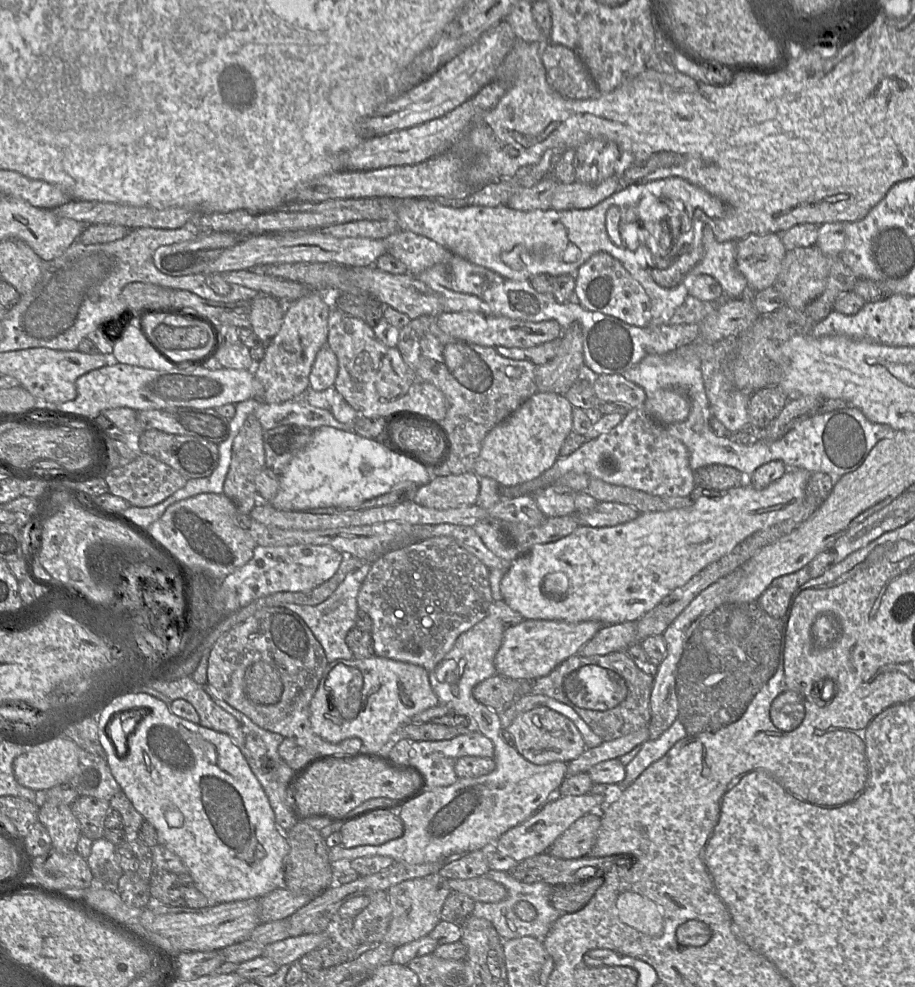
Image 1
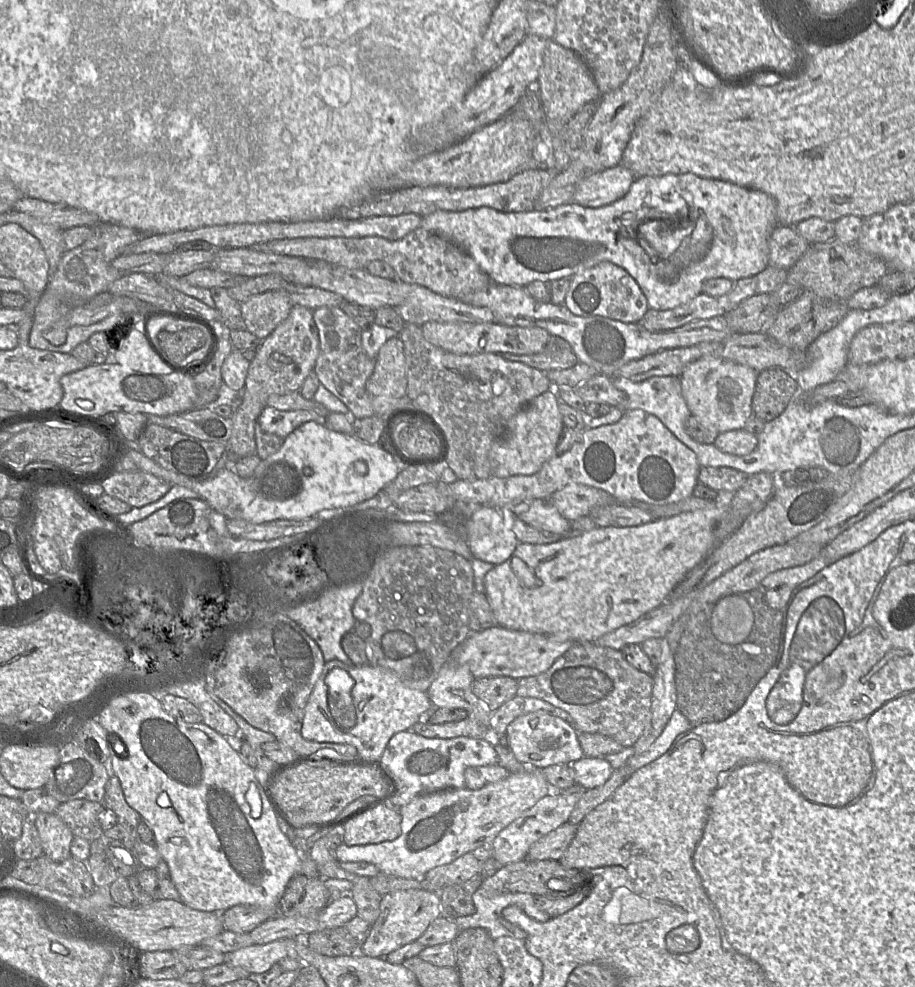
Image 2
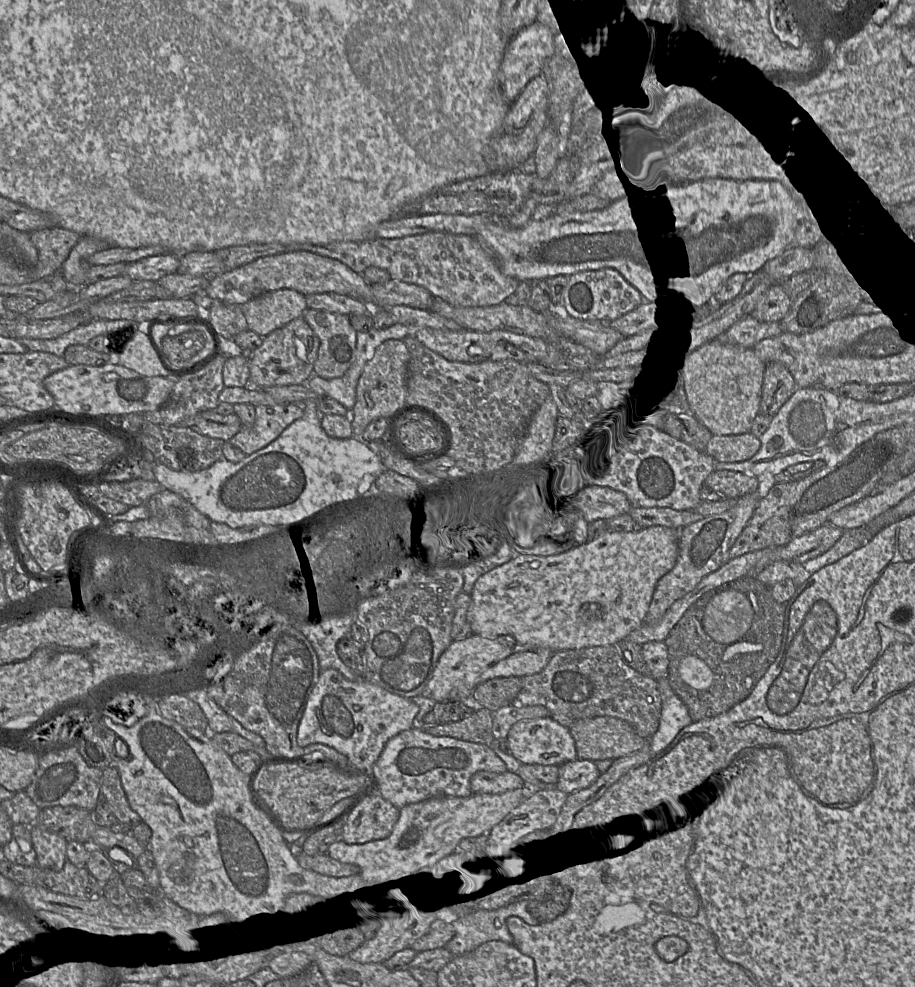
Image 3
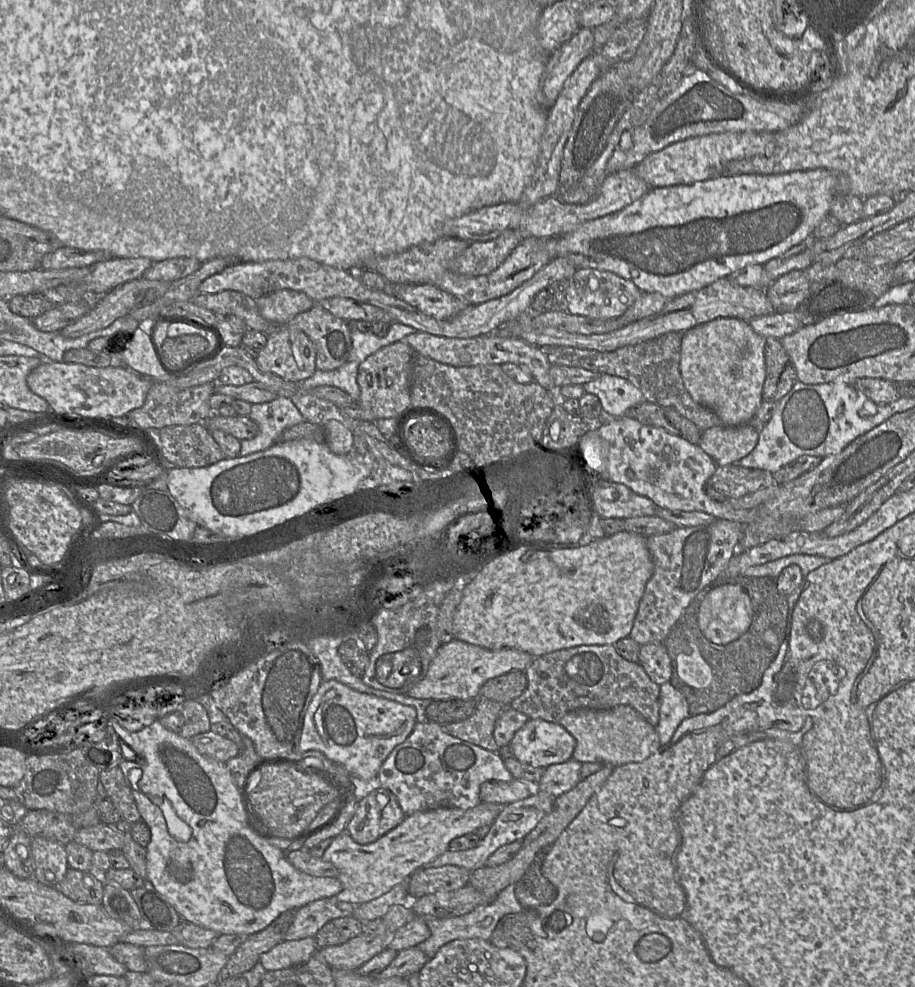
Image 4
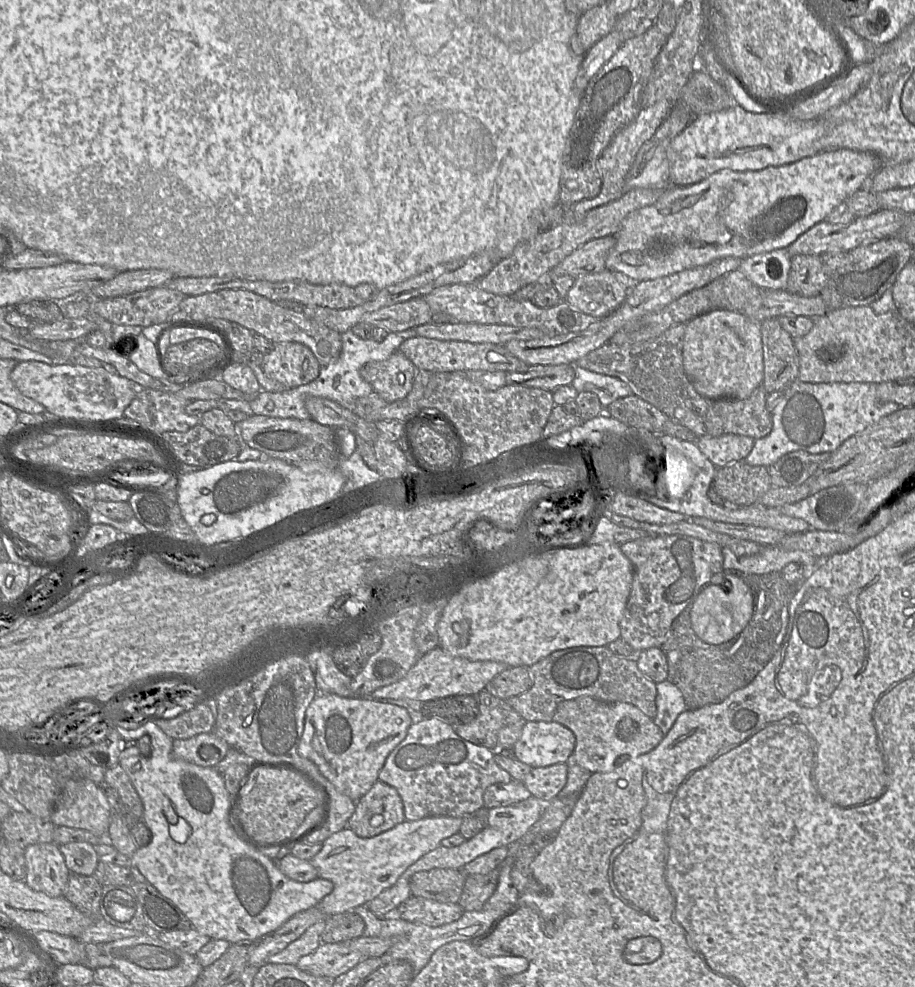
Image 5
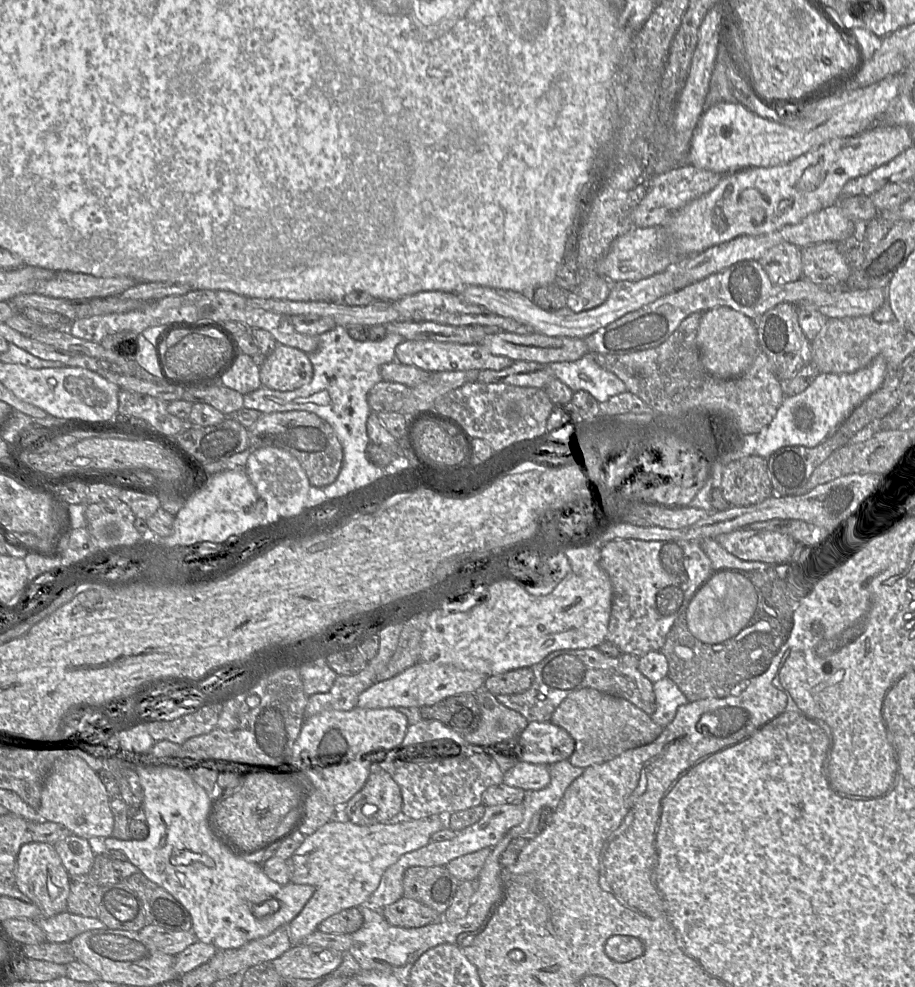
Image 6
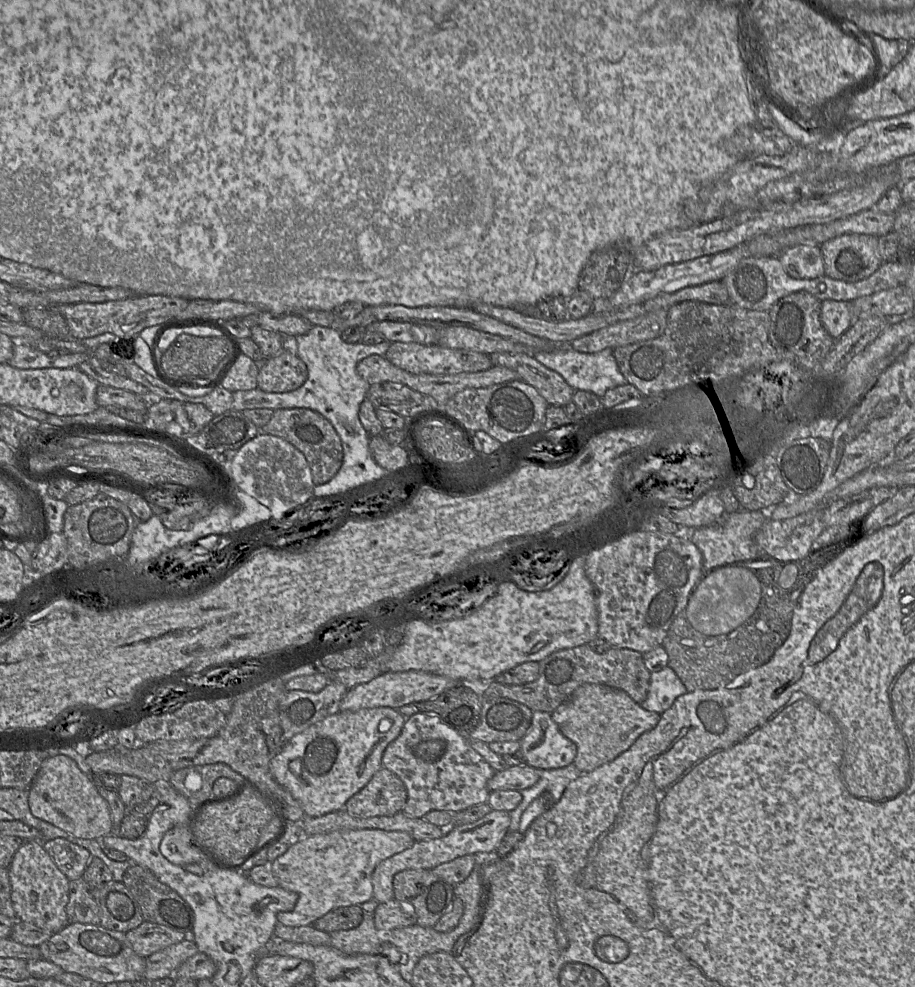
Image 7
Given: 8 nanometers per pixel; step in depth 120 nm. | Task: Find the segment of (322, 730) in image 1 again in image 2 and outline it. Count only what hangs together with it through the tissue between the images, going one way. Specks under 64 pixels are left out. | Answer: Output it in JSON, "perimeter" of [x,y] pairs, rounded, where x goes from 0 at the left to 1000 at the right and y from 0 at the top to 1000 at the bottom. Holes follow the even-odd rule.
{"perimeter":[[[362,669],[355,672],[337,708],[329,745],[337,751],[381,754],[389,757],[393,767],[416,769],[426,749],[436,742],[448,740],[472,714],[467,701],[444,696],[424,678],[405,674],[380,675],[370,669]]]}

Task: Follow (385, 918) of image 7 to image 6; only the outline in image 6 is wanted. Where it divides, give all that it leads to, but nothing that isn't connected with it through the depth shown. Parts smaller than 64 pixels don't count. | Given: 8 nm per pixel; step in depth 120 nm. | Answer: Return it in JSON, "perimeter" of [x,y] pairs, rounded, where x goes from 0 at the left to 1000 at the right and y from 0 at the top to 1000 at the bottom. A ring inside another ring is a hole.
{"perimeter":[[[445,909],[415,921],[426,936],[436,939],[460,939],[483,930],[474,921]]]}

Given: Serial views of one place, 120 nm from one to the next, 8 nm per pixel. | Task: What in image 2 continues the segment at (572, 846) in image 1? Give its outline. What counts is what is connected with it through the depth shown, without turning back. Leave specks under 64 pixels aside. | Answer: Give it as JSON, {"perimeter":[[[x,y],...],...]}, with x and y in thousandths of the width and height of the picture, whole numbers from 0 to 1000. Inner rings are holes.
{"perimeter":[[[617,834],[593,847],[579,858],[575,870],[611,872],[628,848],[631,838]]]}

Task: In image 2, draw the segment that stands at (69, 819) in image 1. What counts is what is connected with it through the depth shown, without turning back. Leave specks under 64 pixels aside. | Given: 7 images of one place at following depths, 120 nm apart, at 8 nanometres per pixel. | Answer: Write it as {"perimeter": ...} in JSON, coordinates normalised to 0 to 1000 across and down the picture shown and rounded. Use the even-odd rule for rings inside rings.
{"perimeter":[[[60,824],[36,826],[48,866],[61,874],[74,870],[81,846],[77,839]]]}

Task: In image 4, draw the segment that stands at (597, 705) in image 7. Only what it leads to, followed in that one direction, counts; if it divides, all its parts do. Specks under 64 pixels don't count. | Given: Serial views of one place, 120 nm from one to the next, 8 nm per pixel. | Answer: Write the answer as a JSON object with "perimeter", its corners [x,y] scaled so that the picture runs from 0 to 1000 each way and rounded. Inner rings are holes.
{"perimeter":[[[685,714],[663,719],[627,719],[620,722],[611,734],[630,749],[625,769],[634,773],[656,773],[674,777],[701,772],[721,758],[717,739],[697,720]]]}

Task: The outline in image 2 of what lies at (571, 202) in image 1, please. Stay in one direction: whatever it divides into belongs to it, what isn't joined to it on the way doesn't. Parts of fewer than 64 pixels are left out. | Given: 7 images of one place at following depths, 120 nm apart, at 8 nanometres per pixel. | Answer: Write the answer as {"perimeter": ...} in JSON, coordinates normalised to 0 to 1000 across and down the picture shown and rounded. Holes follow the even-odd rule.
{"perimeter":[[[680,166],[644,175],[631,188],[624,205],[643,211],[667,208],[686,196],[694,181],[694,177]]]}

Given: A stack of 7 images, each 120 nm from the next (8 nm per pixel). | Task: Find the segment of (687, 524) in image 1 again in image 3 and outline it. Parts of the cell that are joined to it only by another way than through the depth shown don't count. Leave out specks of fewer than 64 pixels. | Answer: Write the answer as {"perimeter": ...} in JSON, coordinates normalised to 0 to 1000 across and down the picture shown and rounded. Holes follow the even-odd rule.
{"perimeter":[[[711,533],[692,539],[663,537],[651,544],[615,552],[569,551],[565,553],[552,563],[536,570],[519,590],[515,600],[516,609],[510,619],[510,627],[516,642],[537,647],[543,647],[549,643],[557,643],[566,652],[597,656],[605,661],[649,655],[674,653],[675,650],[682,648],[691,639],[704,631],[719,589],[737,575],[742,557],[742,537],[744,536],[725,533]]]}

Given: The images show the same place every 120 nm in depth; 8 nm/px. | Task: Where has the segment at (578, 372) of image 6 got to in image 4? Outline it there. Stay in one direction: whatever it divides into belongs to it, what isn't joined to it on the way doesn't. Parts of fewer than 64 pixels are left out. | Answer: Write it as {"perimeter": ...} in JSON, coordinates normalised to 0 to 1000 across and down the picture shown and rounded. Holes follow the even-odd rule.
{"perimeter":[[[656,379],[637,393],[640,398],[651,400],[659,415],[672,424],[685,420],[689,414],[705,406],[702,397],[690,387],[666,379]]]}

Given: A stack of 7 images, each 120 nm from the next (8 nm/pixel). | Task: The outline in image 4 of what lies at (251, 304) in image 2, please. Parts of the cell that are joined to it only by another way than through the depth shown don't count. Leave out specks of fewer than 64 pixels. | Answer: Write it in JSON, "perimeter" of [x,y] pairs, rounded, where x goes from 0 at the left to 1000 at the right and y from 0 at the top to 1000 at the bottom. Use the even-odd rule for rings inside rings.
{"perimeter":[[[316,293],[298,296],[279,305],[286,321],[301,329],[310,329],[344,309],[333,297]]]}

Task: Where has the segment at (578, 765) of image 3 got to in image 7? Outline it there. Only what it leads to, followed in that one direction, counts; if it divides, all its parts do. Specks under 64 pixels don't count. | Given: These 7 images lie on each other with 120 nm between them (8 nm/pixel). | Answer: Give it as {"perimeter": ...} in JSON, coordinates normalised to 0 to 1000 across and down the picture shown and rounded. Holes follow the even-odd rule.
{"perimeter":[[[576,774],[555,776],[542,781],[532,793],[534,801],[542,800],[573,800],[581,797],[589,790],[588,779]]]}

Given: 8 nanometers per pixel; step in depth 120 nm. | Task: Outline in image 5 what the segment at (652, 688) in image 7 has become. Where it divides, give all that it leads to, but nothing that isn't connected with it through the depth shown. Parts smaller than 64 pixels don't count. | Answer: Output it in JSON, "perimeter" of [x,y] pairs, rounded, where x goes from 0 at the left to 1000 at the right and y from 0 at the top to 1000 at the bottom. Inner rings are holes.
{"perimeter":[[[731,689],[717,692],[717,725],[715,733],[722,742],[729,744],[741,725],[750,720],[750,712],[744,700]]]}

